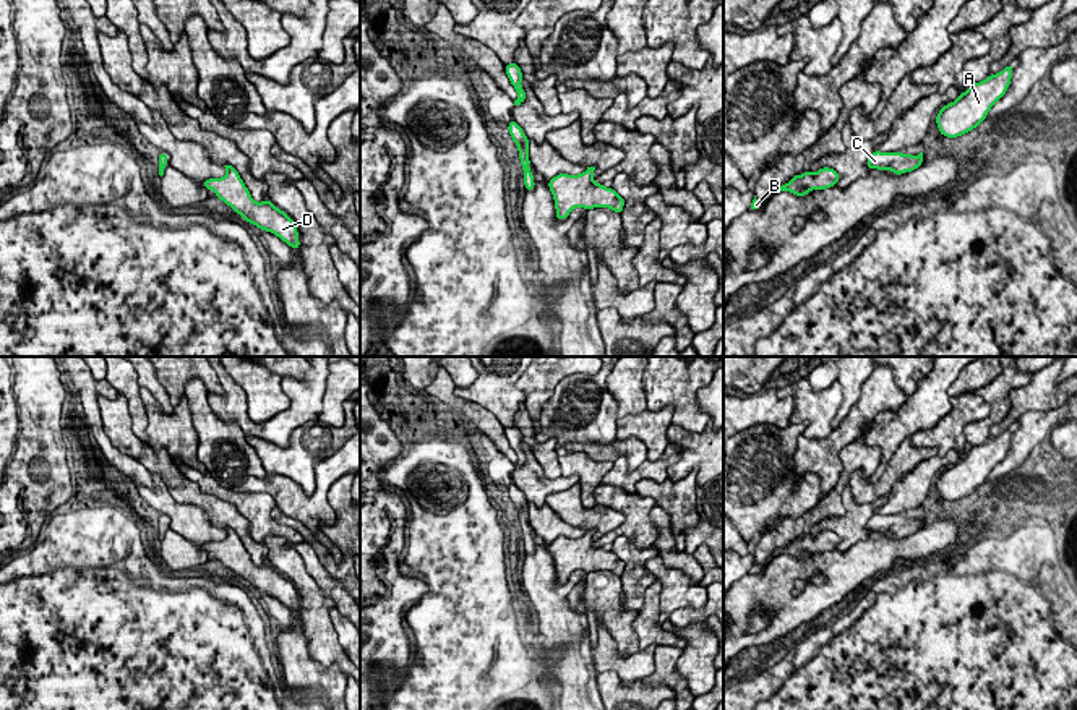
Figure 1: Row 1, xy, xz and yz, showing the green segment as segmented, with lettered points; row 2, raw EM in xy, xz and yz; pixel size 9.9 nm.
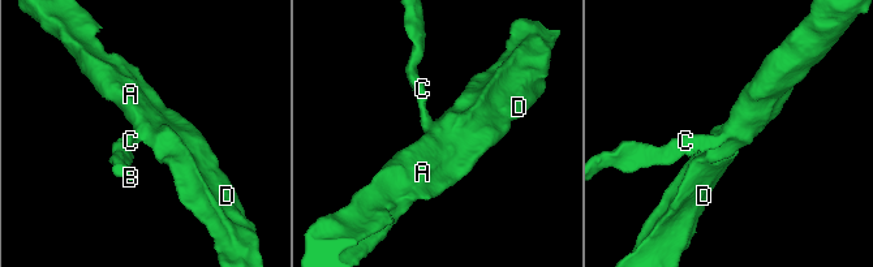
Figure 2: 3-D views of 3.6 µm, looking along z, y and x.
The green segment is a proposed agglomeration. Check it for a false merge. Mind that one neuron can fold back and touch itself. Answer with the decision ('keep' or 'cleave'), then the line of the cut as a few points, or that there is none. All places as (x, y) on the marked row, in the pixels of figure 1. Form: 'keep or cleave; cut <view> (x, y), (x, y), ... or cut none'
keep; cut none

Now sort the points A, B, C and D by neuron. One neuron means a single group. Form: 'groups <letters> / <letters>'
groups A B C D

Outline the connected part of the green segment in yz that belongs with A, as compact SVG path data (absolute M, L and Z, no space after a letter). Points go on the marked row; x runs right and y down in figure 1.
M1007 65L998 75L972 83L970 89L962 92L957 101L944 105L936 117L939 133L946 138L957 138L976 128L1007 92L1012 70L1014 66Z

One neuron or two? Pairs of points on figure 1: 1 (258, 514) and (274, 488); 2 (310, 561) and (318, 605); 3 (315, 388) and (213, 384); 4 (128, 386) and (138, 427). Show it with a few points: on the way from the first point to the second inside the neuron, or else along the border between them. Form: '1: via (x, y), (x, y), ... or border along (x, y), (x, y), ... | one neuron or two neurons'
1: border along (234, 490), (266, 491), (276, 504) | two neurons
2: border along (294, 547), (305, 571), (336, 607) | two neurons
3: border along (214, 373), (223, 389), (221, 394) | two neurons
4: via (133, 396), (138, 417) | one neuron

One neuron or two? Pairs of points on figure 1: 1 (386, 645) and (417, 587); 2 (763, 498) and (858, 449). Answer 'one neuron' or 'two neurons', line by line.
1: one neuron
2: two neurons

